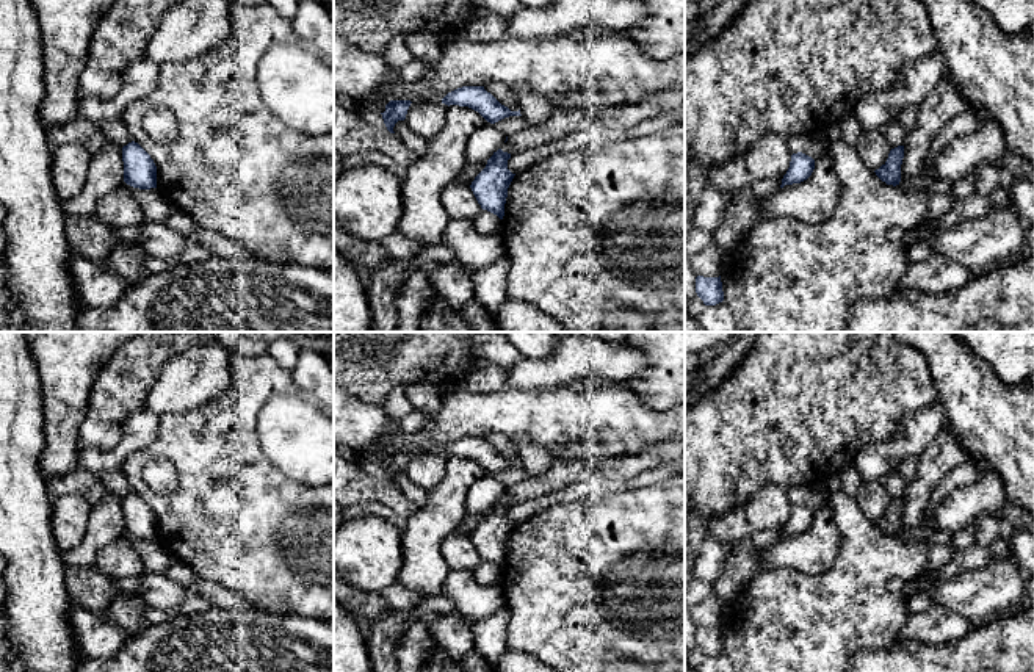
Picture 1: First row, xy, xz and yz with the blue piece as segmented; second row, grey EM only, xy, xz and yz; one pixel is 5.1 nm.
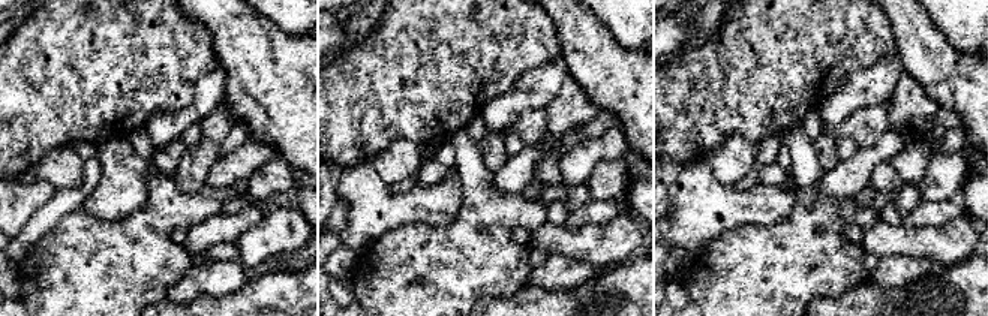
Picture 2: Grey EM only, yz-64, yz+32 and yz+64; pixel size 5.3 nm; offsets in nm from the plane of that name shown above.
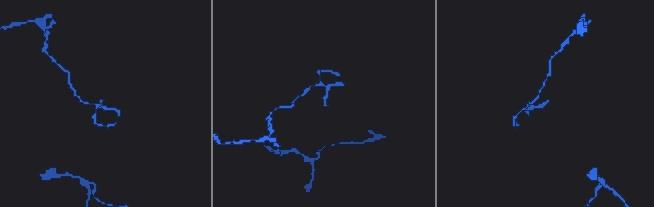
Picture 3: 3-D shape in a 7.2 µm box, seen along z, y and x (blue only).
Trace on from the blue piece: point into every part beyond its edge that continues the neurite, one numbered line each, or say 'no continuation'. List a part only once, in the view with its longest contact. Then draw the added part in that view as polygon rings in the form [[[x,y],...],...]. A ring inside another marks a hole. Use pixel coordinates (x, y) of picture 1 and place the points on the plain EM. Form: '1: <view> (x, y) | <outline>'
no continuation

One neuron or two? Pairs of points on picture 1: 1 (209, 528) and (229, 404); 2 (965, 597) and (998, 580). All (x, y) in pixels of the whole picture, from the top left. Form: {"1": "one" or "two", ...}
{"1": "one", "2": "one"}

